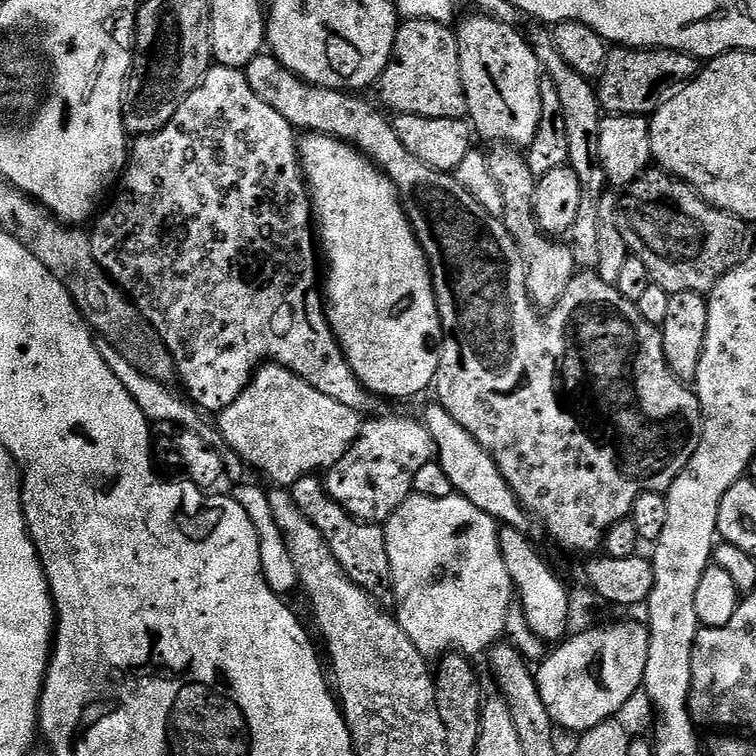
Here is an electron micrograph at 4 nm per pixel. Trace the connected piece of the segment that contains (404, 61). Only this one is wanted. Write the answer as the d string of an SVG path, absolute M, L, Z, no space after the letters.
M404 20L396 30L392 57L380 76L379 88L379 103L389 113L402 116L414 114L422 118L465 119L468 103L462 86L462 62L455 31L449 25L433 20Z

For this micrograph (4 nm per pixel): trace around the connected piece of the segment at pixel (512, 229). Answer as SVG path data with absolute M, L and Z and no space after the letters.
M496 146L491 150L493 152L490 152L488 156L490 174L494 174L499 188L502 190L504 225L514 238L524 259L524 269L528 272L528 297L532 299L532 303L537 309L553 308L562 298L562 294L566 294L566 286L570 286L570 282L578 274L574 254L567 243L553 242L548 233L540 229L540 224L536 220L535 214L532 213L538 178L528 165L527 155L512 146Z

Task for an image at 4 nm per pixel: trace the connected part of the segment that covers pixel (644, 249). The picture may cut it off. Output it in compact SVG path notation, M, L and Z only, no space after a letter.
M663 170L645 172L621 196L616 217L628 251L642 258L652 282L669 294L711 292L731 268L737 268L753 251L745 221L710 206L691 186Z

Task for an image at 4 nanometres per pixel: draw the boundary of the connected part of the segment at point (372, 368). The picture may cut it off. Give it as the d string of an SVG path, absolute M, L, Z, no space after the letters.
M308 134L299 141L300 167L304 169L304 178L312 198L312 210L314 213L314 228L318 233L318 244L322 249L322 256L328 259L328 284L326 280L326 311L328 323L332 326L345 358L350 362L356 377L364 383L365 388L377 397L393 396L396 400L404 400L407 396L416 396L433 387L438 374L438 362L440 361L440 340L444 337L442 322L438 314L438 302L432 285L432 271L428 268L428 259L424 256L422 246L414 234L412 224L404 212L404 205L400 202L400 194L396 185L392 183L385 172L381 172L368 157L356 151L351 144L342 140L336 140L333 136L321 136Z

